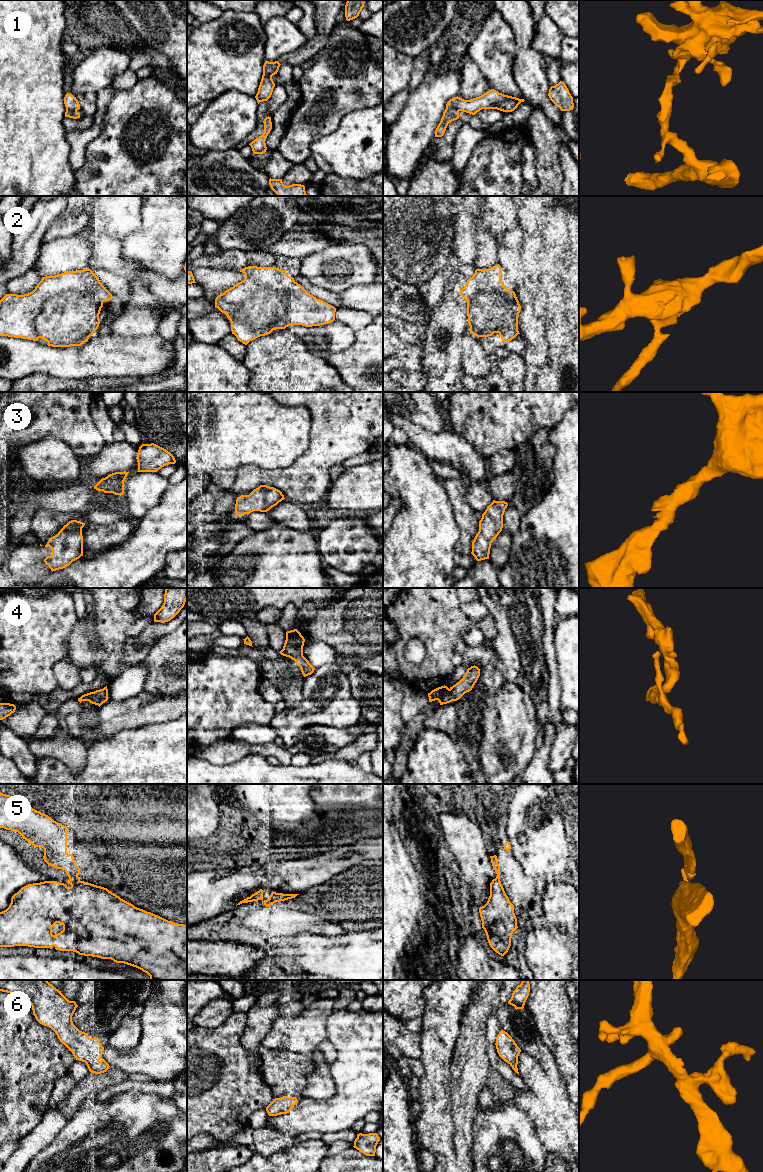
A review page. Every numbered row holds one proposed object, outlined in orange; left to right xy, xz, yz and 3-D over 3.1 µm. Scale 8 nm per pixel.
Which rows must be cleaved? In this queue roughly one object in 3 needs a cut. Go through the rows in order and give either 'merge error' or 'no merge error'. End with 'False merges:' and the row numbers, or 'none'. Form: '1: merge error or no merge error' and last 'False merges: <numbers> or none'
1: merge error
2: no merge error
3: no merge error
4: no merge error
5: merge error
6: no merge error
False merges: 1, 5

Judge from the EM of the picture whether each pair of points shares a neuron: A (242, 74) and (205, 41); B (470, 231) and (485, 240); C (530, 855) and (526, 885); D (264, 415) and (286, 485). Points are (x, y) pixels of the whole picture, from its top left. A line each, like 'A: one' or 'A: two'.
A: one
B: two
C: two
D: two

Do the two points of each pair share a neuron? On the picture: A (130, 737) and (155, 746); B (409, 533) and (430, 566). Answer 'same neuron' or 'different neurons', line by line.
A: same neuron
B: same neuron

